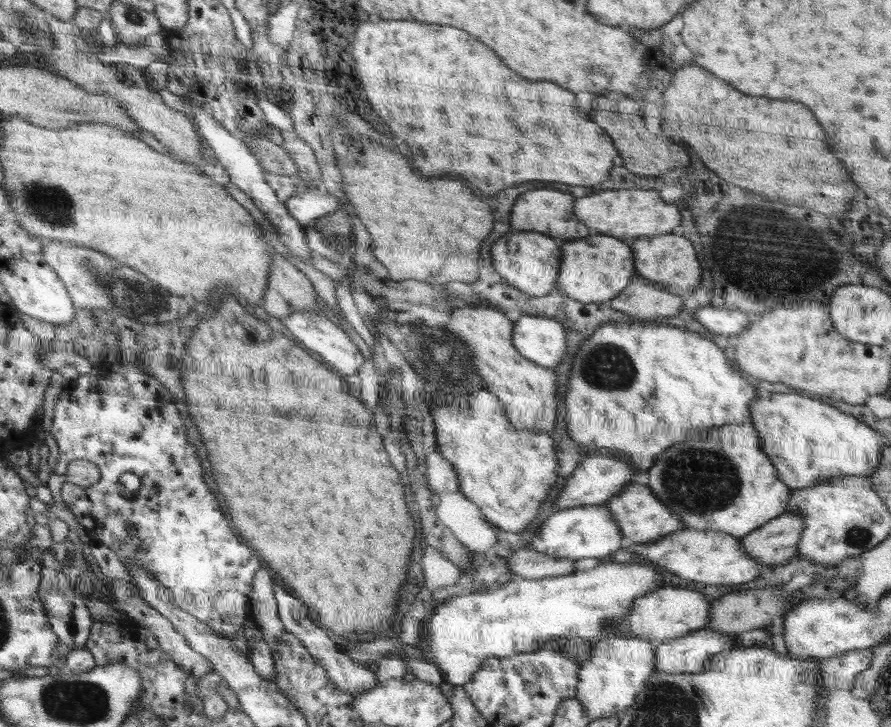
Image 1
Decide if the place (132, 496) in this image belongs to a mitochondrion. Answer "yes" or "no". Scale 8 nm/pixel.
no

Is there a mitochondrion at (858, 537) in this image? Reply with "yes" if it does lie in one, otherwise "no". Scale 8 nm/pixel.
yes

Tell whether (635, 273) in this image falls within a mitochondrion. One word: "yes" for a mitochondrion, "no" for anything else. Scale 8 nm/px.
no

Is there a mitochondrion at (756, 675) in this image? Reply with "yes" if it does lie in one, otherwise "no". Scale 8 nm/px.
no

